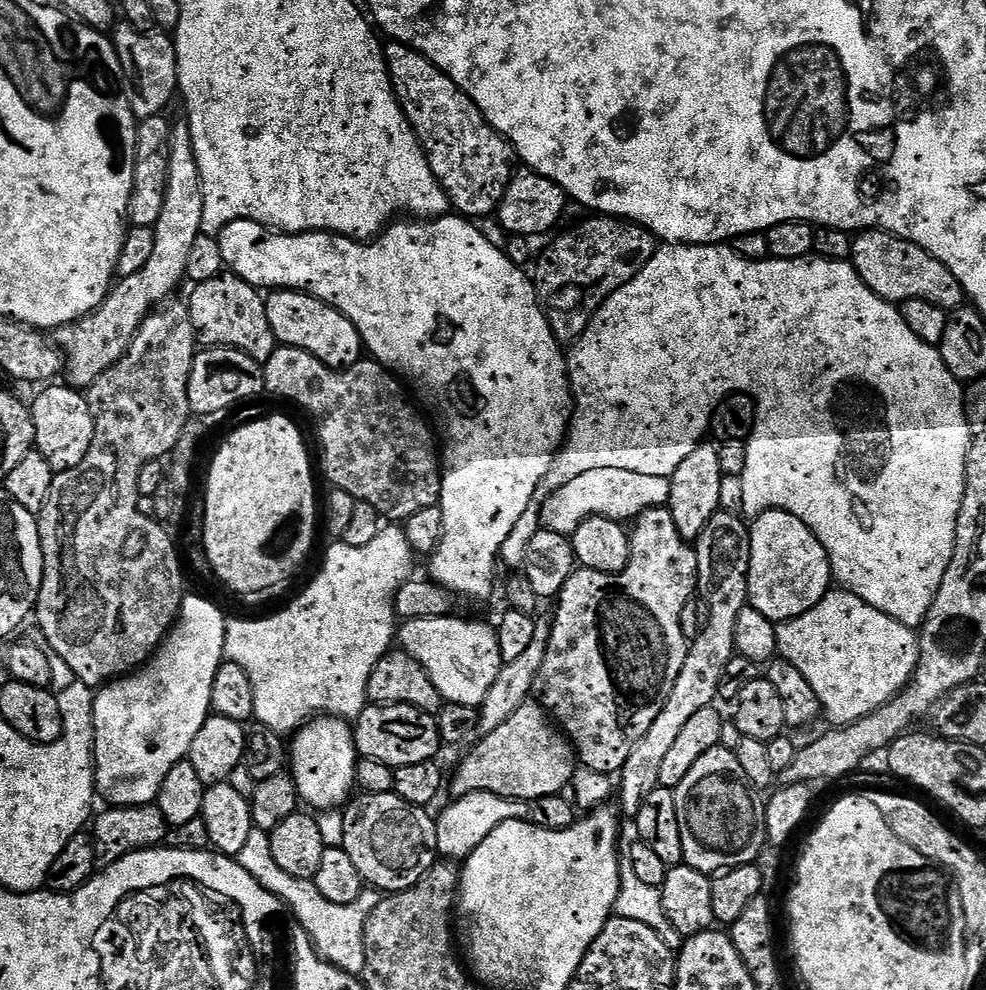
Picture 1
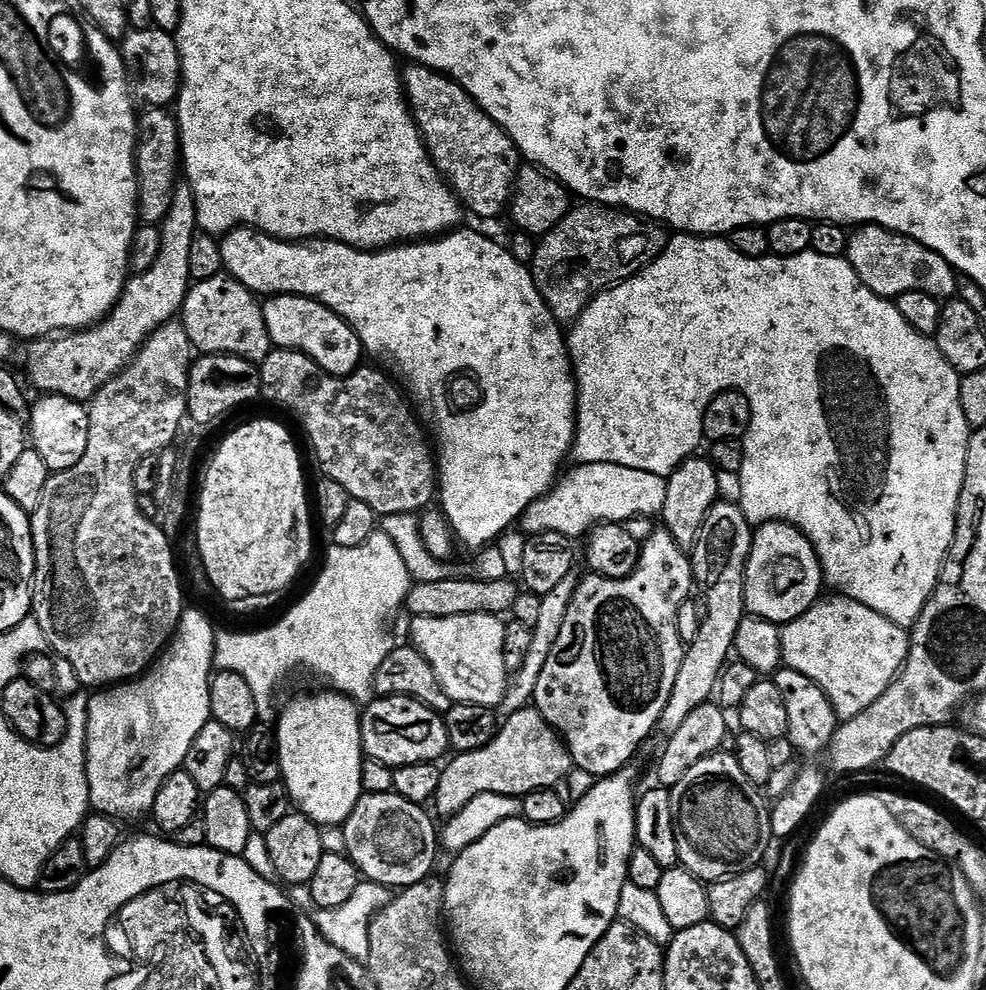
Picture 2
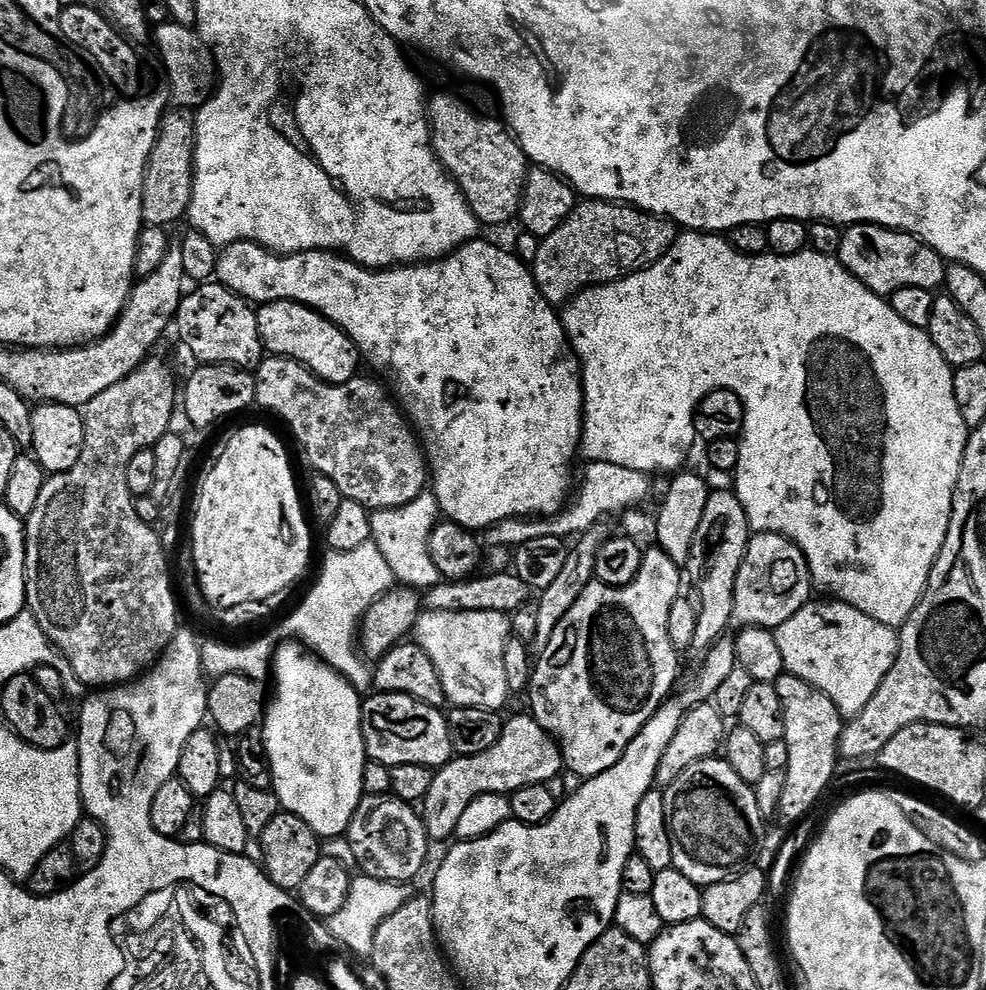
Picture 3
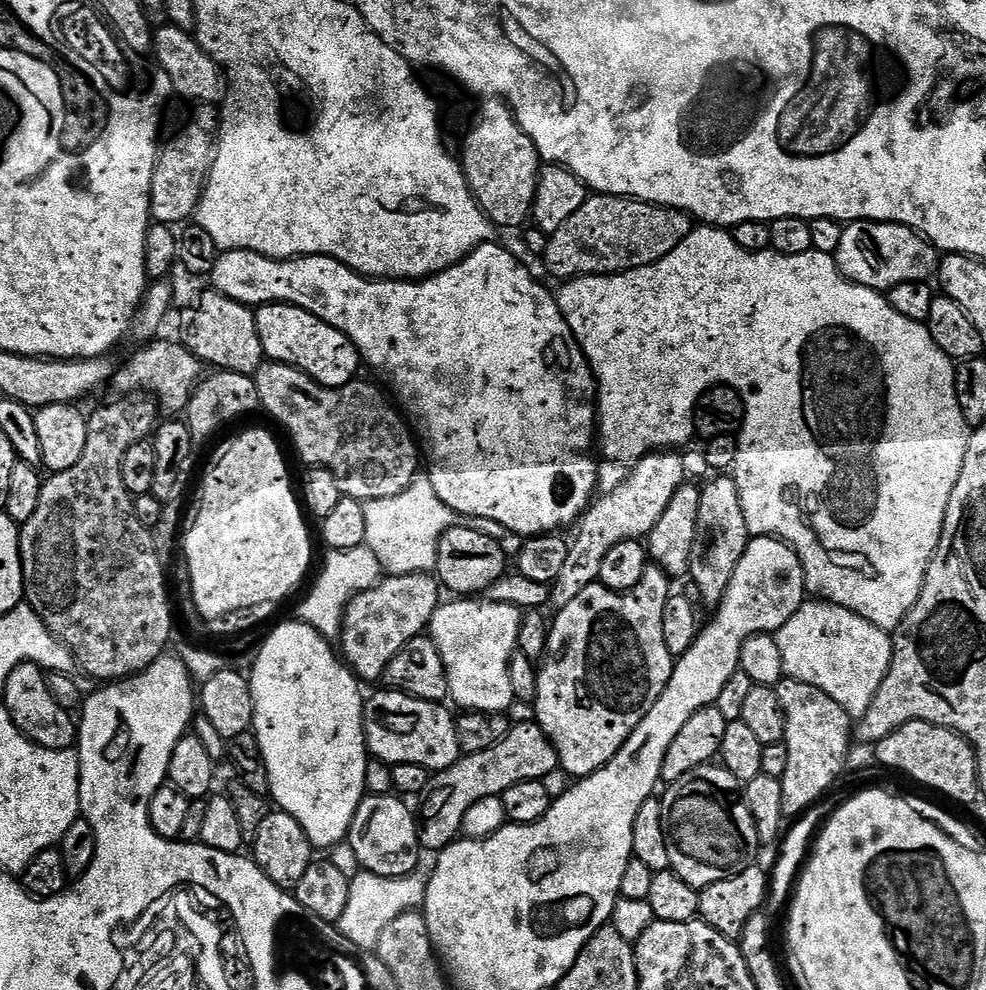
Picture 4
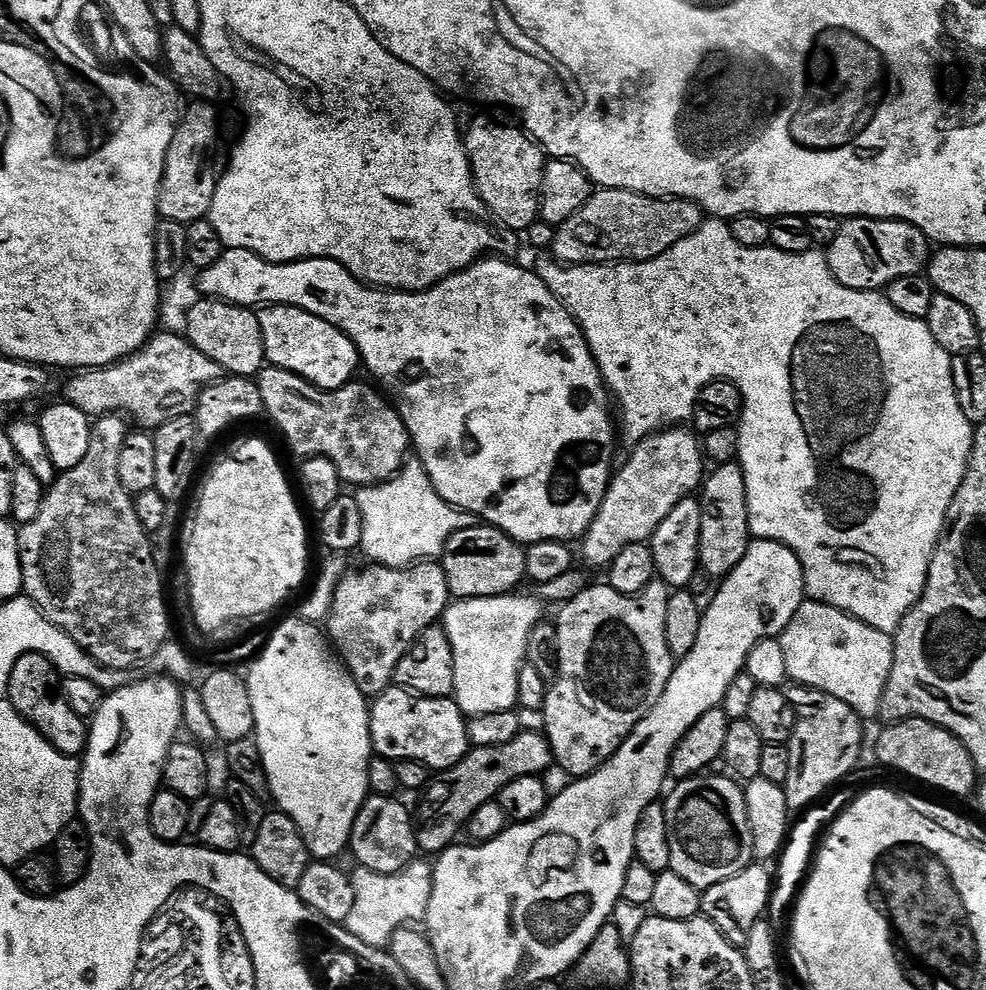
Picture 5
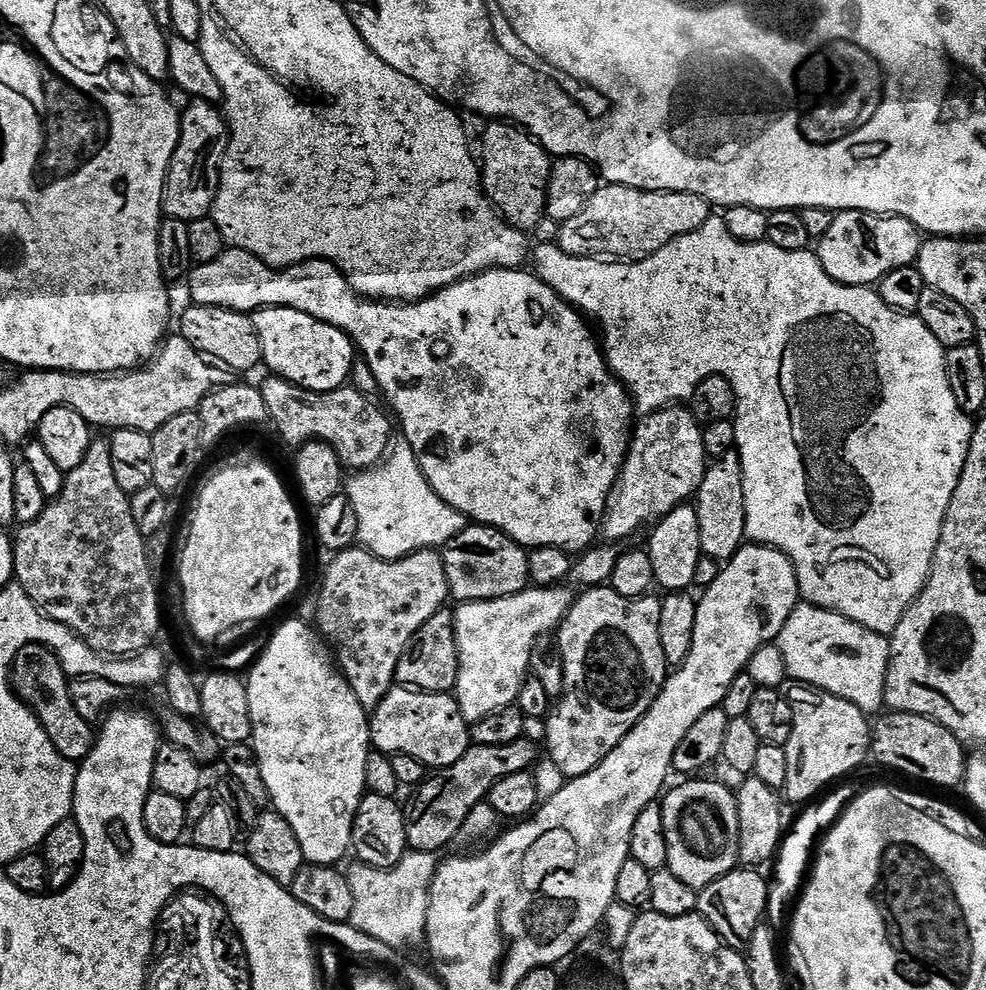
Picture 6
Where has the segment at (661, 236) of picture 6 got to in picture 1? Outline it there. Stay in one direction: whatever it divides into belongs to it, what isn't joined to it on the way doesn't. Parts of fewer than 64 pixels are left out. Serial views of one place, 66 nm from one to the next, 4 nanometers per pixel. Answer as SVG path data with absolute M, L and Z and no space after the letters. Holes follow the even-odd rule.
M596 214L585 224L577 226L573 232L564 232L544 253L540 256L540 261L535 261L536 272L534 271L534 283L536 295L539 296L541 305L548 311L548 321L552 327L552 333L561 345L571 346L590 326L592 315L603 306L606 298L614 294L626 282L630 282L640 273L642 266L650 262L650 258L656 253L658 241L647 228L633 224L624 223L619 219L603 214Z

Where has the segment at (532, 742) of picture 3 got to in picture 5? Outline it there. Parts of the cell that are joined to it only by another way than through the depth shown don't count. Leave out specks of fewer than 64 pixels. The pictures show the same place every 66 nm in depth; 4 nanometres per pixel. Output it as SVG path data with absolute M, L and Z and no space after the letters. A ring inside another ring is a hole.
M522 730L517 736L510 738L506 746L472 748L455 766L443 769L437 775L440 777L437 780L435 777L423 789L419 797L420 809L415 809L414 812L417 849L421 853L439 854L453 847L458 840L456 835L465 831L468 819L482 806L493 803L502 786L510 786L514 778L543 776L544 771L551 768L553 763L552 751L540 730Z

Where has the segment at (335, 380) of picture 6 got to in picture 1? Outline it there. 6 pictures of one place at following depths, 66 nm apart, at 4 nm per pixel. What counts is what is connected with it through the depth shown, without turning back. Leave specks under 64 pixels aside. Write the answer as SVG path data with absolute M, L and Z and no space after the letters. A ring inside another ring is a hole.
M295 290L273 291L265 299L264 305L266 318L270 318L270 330L274 330L281 345L306 350L331 368L349 368L362 358L365 346L354 322L350 322L350 318L346 318L334 306Z

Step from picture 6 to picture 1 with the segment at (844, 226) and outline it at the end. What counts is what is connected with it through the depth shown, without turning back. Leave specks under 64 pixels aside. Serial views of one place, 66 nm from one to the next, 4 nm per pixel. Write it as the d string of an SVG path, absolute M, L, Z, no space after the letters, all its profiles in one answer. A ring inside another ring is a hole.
M865 230L853 239L852 259L856 272L866 282L866 286L874 294L889 302L906 300L925 300L934 302L934 306L945 310L955 310L965 303L964 288L950 274L938 258L934 258L922 246L894 236L891 232Z

